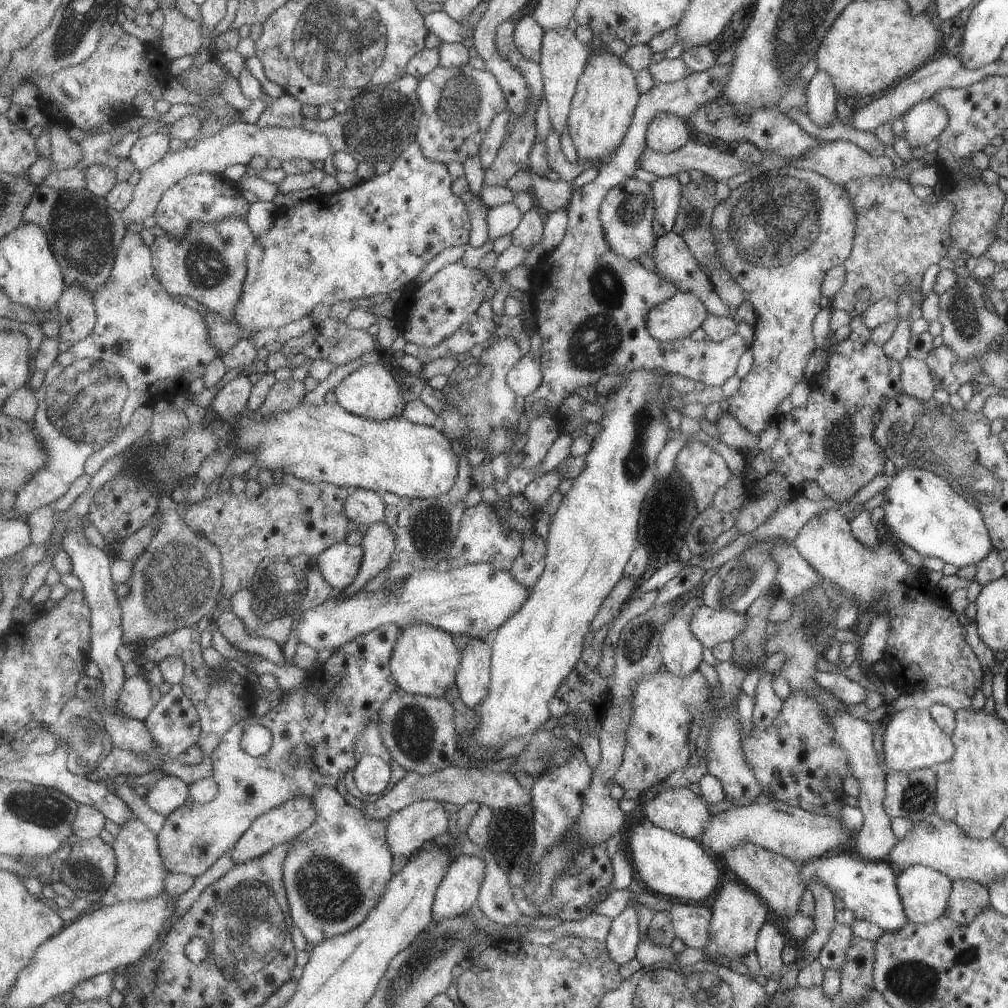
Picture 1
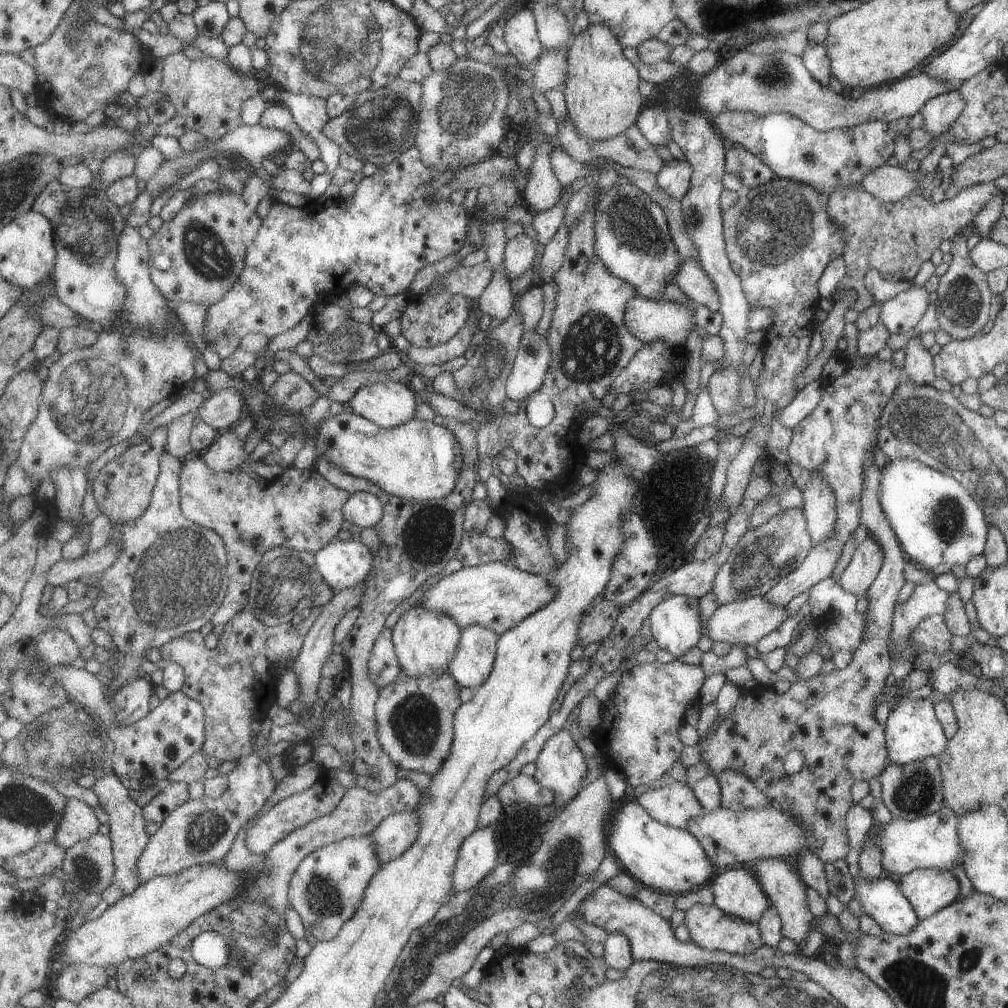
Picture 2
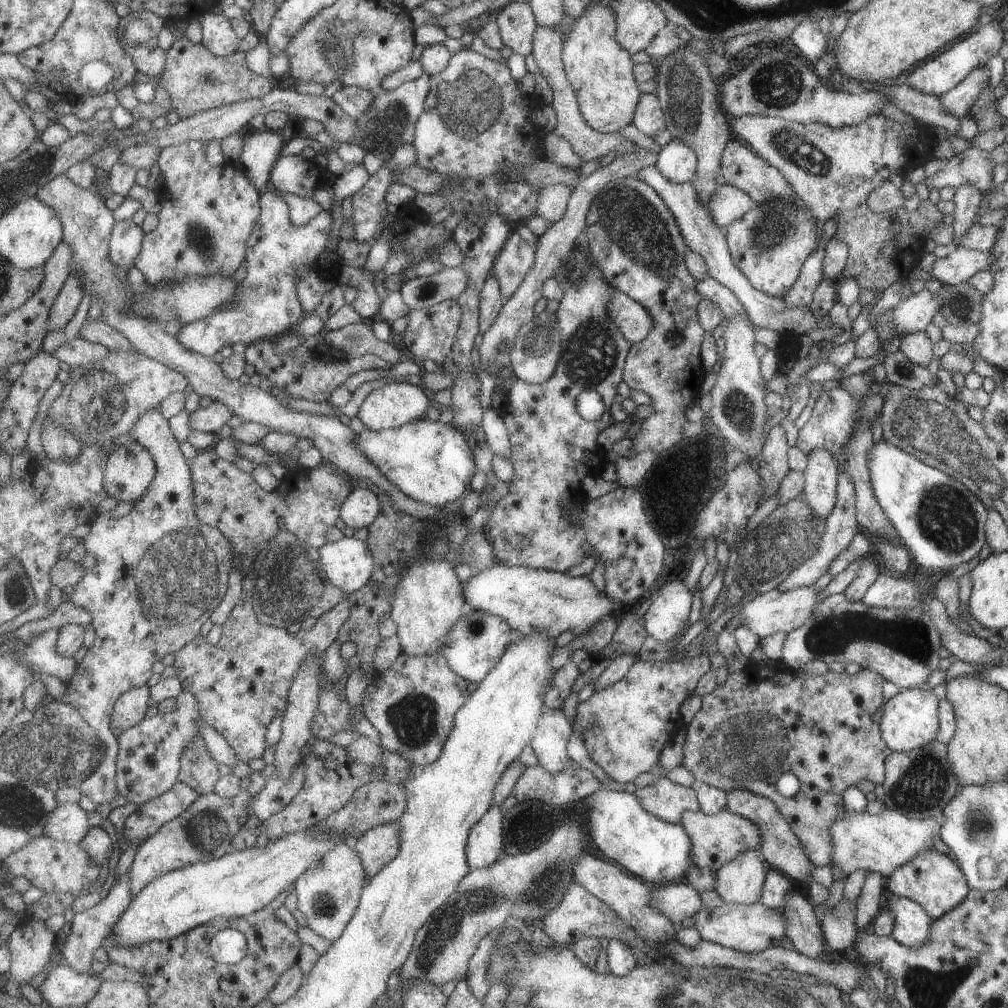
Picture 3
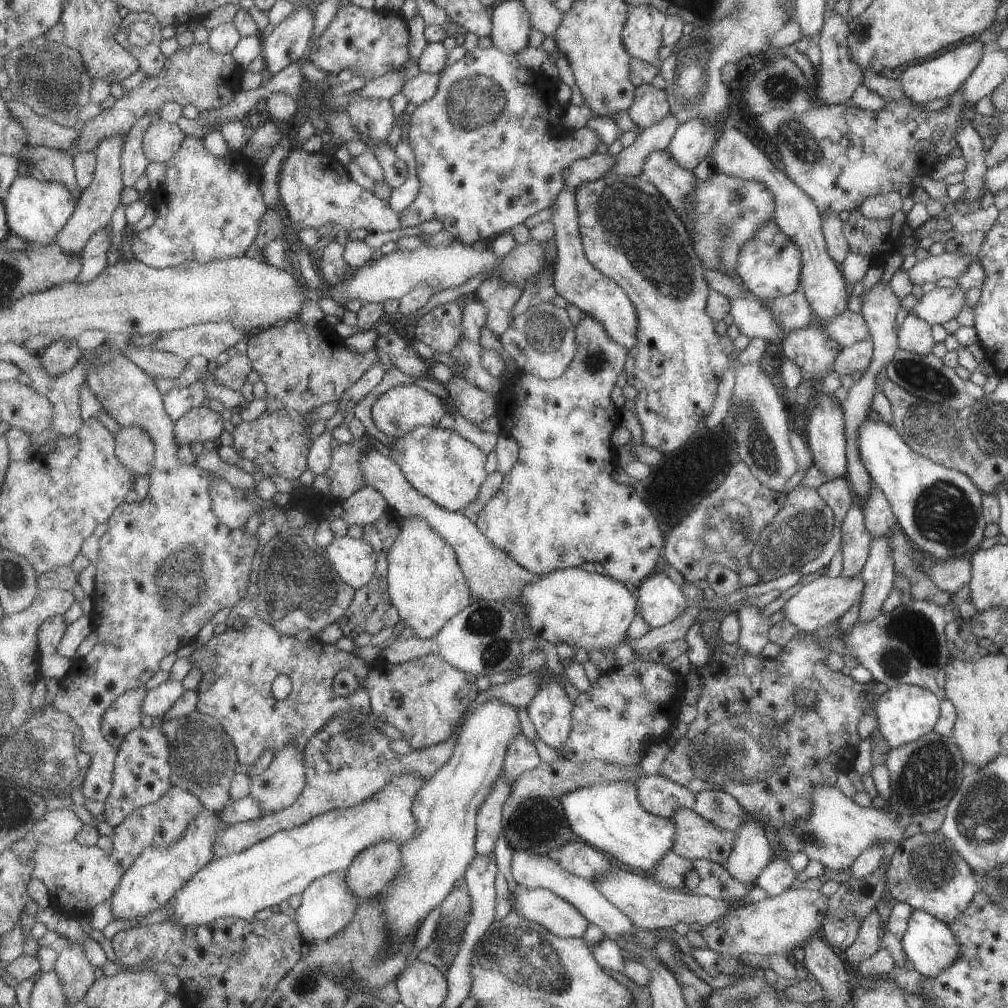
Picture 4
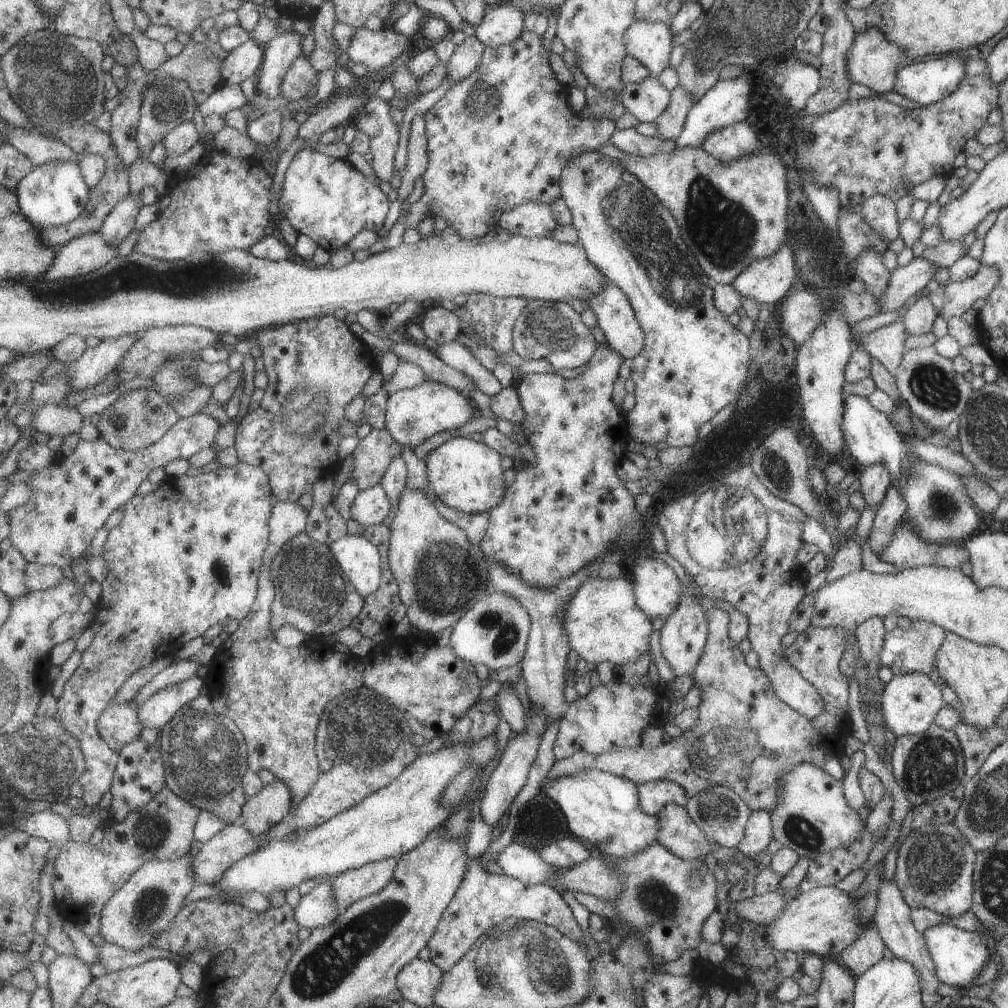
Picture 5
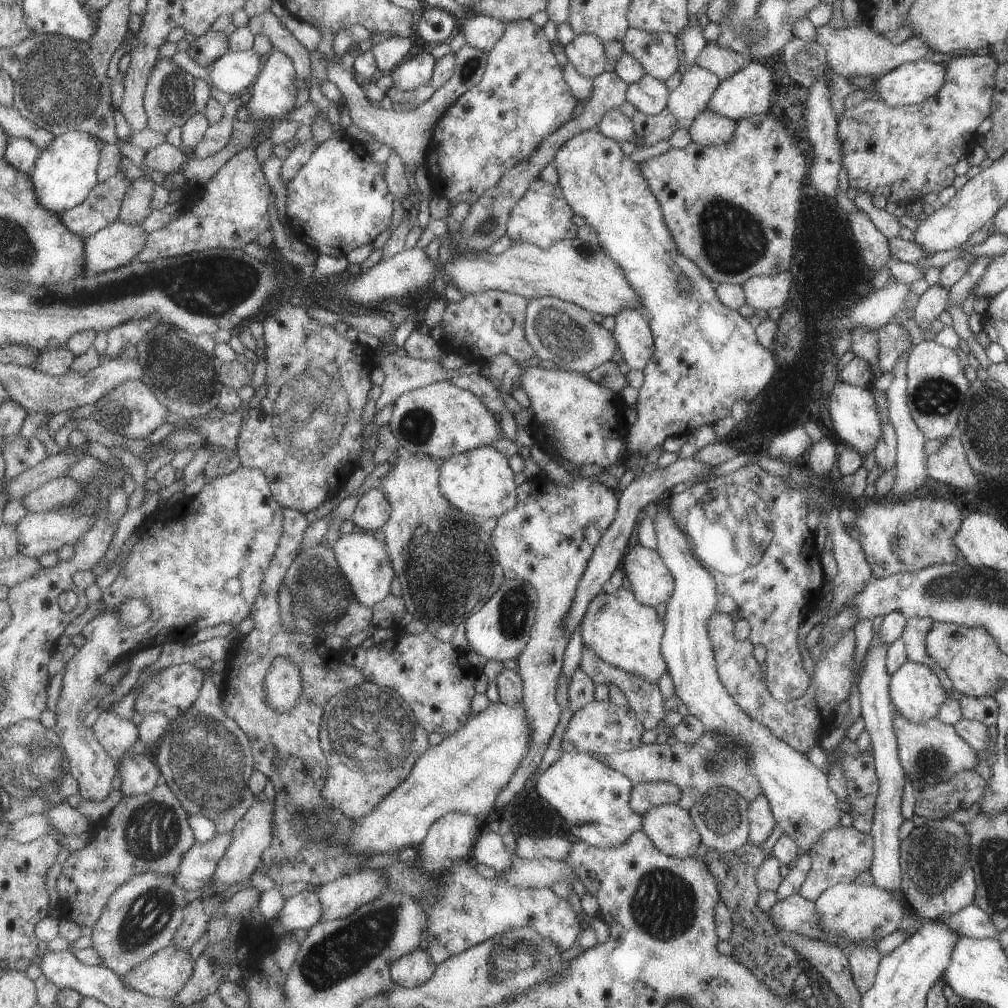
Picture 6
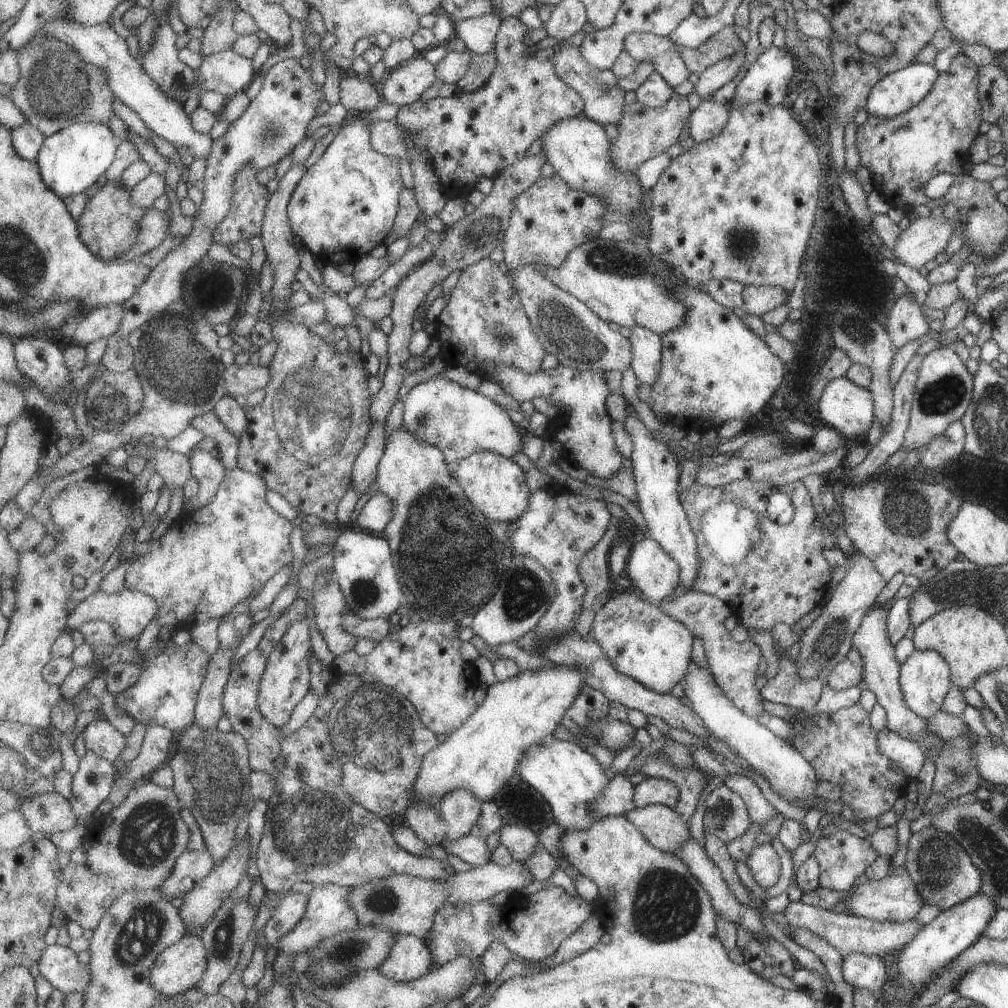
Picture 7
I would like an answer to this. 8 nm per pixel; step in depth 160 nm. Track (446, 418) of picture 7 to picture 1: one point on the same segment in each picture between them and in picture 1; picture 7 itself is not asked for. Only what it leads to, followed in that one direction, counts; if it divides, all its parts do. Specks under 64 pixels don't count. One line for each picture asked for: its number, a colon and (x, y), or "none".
1: (371, 391)
2: (389, 404)
3: (394, 405)
4: (401, 409)
5: (413, 415)
6: (442, 420)

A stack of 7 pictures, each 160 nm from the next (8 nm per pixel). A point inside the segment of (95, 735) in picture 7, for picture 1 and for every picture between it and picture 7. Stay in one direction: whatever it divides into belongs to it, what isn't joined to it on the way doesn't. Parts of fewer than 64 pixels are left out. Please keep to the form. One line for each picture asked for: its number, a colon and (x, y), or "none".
1: (135, 700)
2: (131, 704)
3: (130, 709)
4: (126, 714)
5: (120, 724)
6: (117, 735)

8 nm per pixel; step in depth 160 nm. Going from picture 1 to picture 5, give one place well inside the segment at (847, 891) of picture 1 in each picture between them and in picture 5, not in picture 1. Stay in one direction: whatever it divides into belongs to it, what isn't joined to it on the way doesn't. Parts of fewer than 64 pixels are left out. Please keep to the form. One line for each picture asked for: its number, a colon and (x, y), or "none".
2: (880, 898)
3: (910, 923)
4: (929, 947)
5: (957, 956)

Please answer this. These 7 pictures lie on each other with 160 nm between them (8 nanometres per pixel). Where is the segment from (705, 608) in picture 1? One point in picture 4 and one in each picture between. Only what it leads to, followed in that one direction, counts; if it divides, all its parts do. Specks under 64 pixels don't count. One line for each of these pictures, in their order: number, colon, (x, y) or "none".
2: (744, 621)
3: (772, 611)
4: (822, 601)

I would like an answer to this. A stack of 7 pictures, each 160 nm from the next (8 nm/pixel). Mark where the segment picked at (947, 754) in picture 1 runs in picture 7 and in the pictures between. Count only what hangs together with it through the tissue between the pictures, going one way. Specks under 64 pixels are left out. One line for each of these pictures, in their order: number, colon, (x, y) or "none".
2: (914, 729)
3: (914, 717)
4: (904, 713)
5: (910, 703)
6: (914, 691)
7: (924, 681)

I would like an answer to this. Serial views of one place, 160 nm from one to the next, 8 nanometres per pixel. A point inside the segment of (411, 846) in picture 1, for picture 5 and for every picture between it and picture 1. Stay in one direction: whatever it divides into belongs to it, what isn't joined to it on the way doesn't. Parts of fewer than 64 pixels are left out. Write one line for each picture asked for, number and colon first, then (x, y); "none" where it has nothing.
2: (395, 834)
3: (379, 846)
4: (374, 868)
5: (352, 886)

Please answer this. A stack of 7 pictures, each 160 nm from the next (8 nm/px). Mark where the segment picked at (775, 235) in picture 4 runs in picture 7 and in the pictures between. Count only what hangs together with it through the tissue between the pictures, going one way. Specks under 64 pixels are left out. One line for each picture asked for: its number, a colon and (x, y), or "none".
5: (767, 280)
6: (763, 293)
7: (757, 299)

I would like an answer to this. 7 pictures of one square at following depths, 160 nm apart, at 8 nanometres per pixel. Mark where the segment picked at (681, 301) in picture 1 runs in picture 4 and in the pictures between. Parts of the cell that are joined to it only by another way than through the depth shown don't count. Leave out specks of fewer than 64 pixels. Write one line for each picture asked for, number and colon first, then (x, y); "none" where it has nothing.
2: (649, 320)
3: (633, 321)
4: (576, 281)

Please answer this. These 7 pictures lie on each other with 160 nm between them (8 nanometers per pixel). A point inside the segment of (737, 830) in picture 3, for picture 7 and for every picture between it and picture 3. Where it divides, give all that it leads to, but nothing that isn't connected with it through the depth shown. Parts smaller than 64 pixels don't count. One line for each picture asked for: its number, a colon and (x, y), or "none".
4: (696, 838)
5: (681, 836)
6: (670, 828)
7: (661, 826)

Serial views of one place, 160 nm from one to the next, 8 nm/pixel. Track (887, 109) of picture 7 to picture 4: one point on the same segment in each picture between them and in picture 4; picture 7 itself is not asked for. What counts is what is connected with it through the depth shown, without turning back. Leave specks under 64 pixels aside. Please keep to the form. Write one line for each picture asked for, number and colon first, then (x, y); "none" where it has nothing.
4: (940, 76)
5: (926, 81)
6: (911, 83)

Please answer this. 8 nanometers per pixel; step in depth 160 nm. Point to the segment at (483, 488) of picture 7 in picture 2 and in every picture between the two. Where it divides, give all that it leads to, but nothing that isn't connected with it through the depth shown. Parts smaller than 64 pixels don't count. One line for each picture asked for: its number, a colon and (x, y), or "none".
2: (419, 460)
3: (434, 463)
4: (440, 463)
5: (467, 476)
6: (481, 483)

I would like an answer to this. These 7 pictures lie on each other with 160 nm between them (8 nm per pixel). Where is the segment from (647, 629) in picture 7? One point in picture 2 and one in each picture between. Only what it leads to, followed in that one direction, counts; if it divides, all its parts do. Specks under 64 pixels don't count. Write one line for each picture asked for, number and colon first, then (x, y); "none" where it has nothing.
2: (498, 595)
3: (529, 599)
4: (591, 611)
5: (602, 623)
6: (620, 631)

